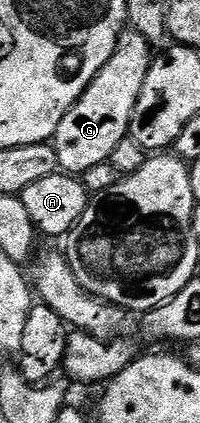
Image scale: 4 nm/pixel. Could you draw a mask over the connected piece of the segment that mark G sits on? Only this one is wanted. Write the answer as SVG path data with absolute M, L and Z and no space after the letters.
M127 29L118 37L118 48L112 53L108 65L96 73L96 77L88 85L88 89L68 109L64 121L56 129L53 137L59 168L63 172L80 177L92 165L100 165L109 160L112 149L127 138L132 109L136 109L136 101L140 97L140 89L144 89L144 77L148 77L148 69L152 62L152 48L140 33Z

